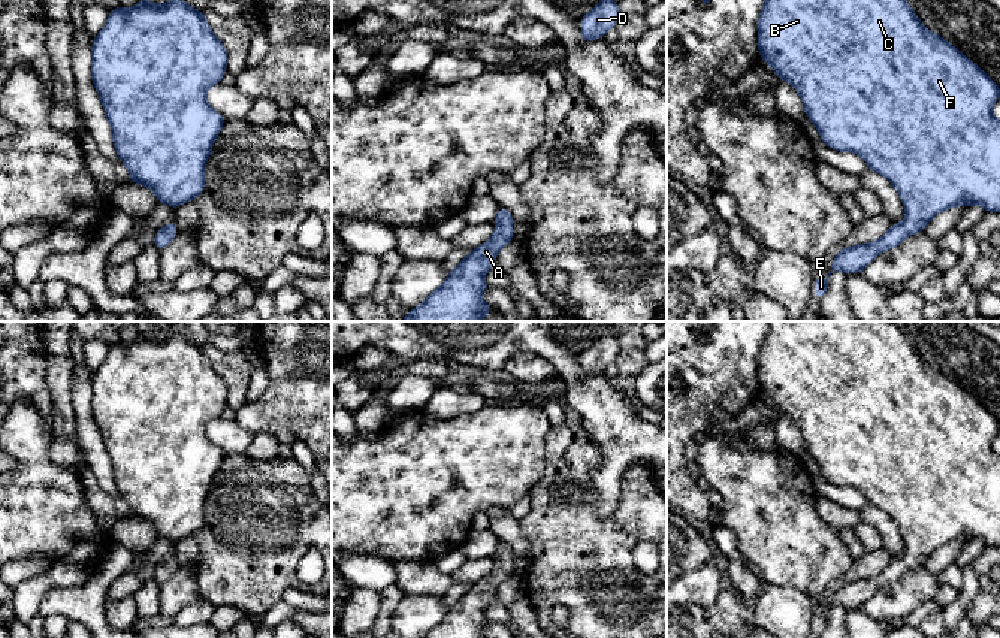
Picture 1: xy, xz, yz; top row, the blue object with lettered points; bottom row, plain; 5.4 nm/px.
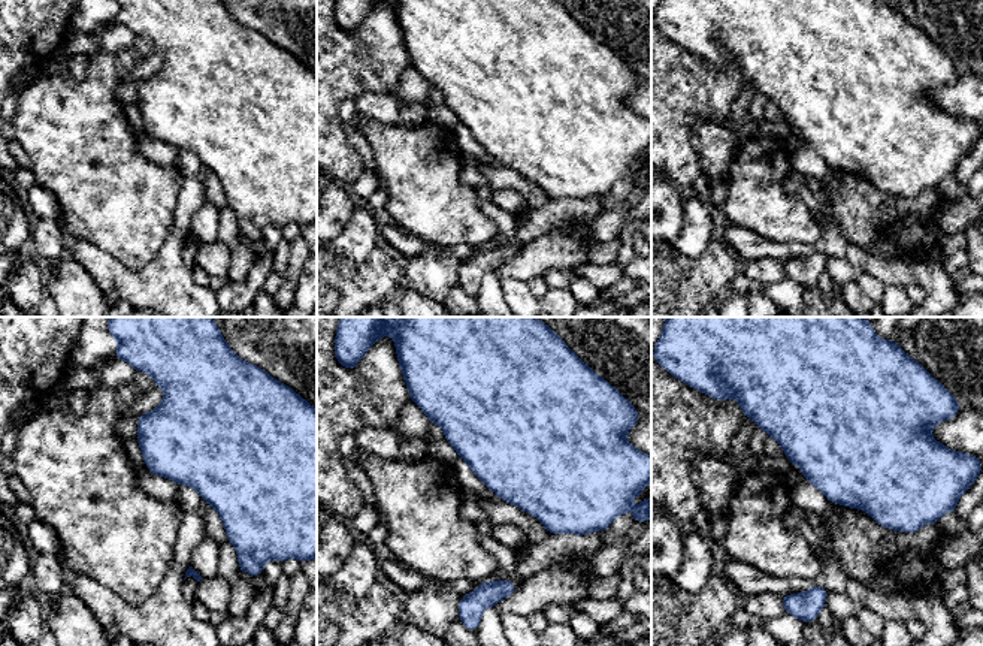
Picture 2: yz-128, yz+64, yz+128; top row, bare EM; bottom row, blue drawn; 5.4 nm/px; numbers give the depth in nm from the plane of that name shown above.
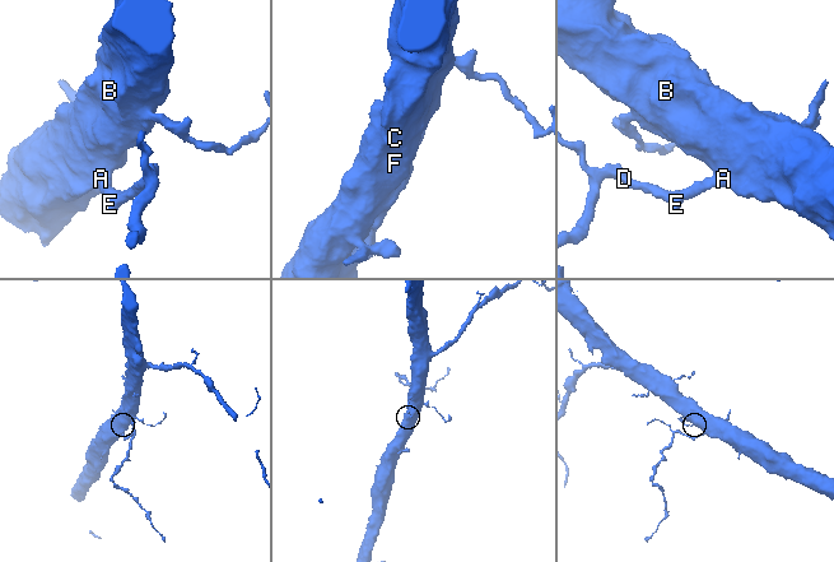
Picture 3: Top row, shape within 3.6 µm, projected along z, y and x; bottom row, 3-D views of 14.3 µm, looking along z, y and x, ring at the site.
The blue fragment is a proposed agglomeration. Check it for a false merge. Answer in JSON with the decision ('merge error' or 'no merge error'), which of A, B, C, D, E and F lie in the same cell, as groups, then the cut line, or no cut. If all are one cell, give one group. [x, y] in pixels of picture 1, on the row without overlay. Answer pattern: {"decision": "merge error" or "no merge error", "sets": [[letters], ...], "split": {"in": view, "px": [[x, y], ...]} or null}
{"decision": "no merge error", "sets": [["A", "B", "C", "D", "E", "F"]], "split": null}

